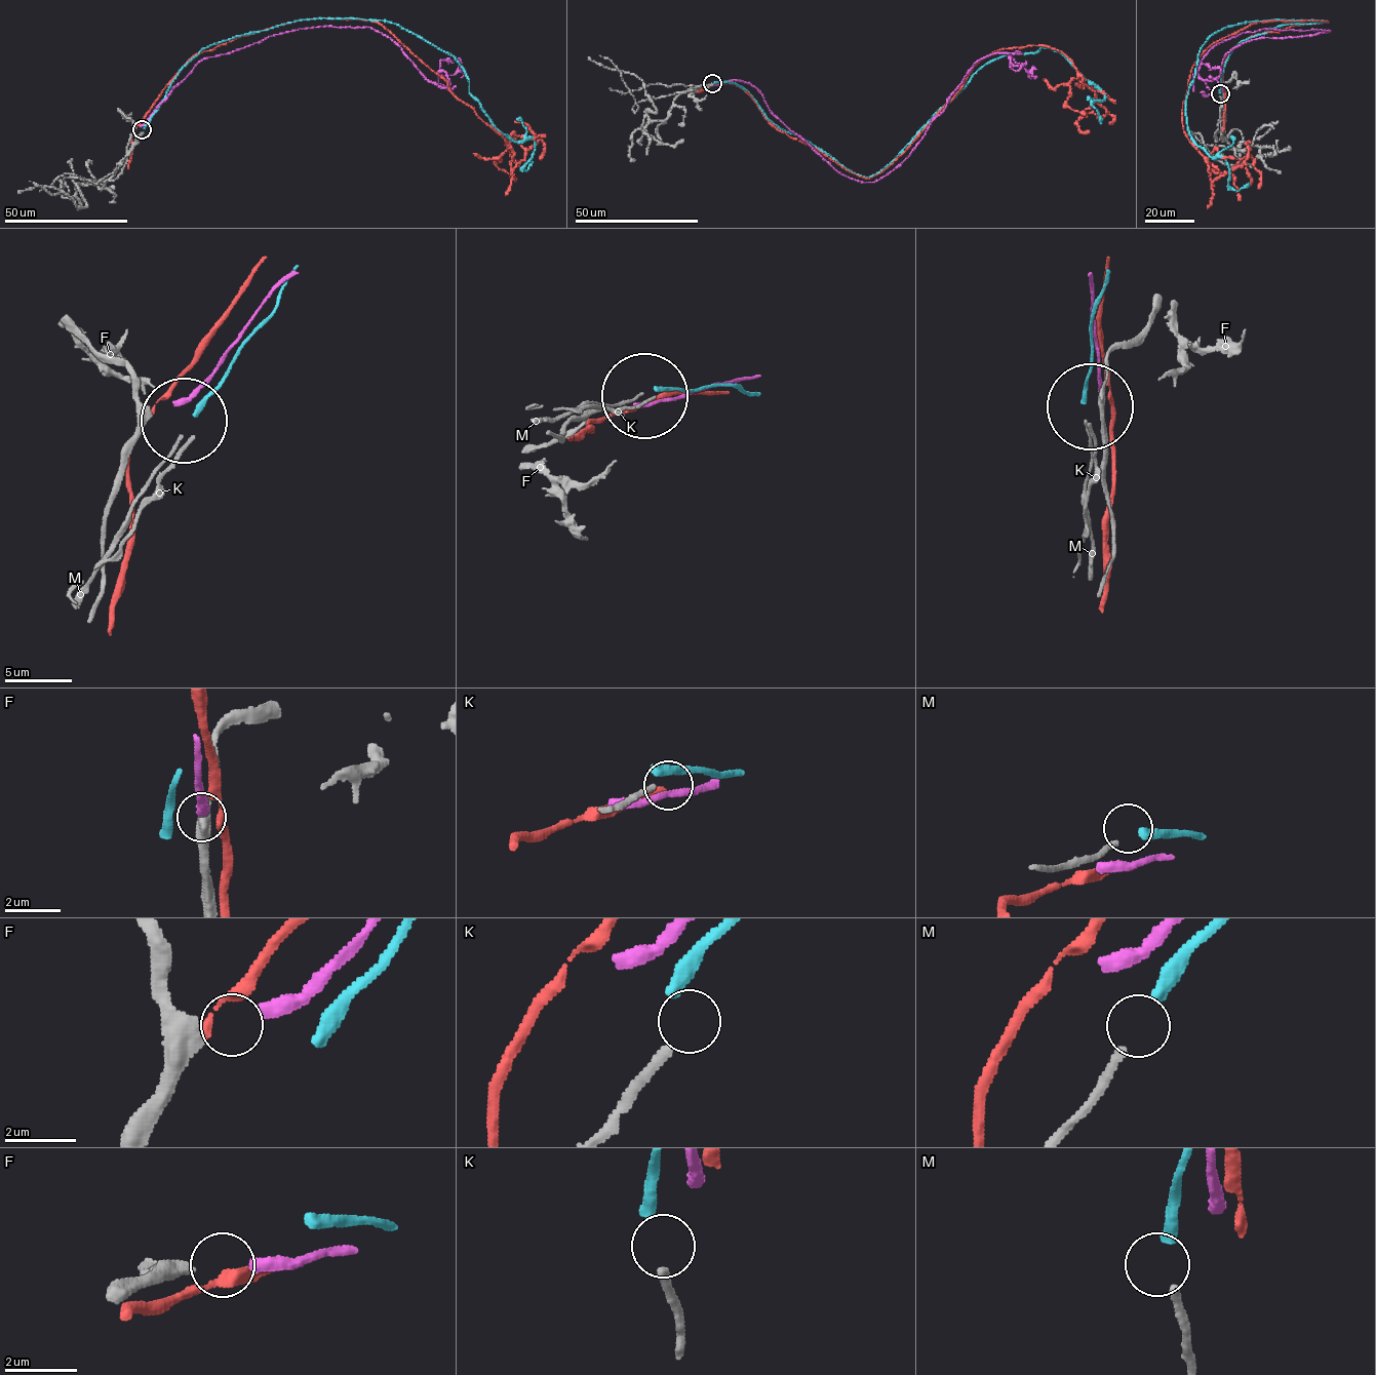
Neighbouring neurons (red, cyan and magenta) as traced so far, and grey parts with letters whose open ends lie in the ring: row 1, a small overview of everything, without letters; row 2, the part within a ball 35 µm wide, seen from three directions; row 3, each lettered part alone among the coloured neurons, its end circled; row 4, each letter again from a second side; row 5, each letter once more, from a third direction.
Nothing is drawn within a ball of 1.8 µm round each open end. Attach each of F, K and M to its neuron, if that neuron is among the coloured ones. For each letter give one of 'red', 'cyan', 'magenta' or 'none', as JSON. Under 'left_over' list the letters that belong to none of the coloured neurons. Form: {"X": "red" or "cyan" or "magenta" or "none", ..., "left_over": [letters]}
{"F": "magenta", "K": "none", "M": "cyan", "left_over": ["K"]}

